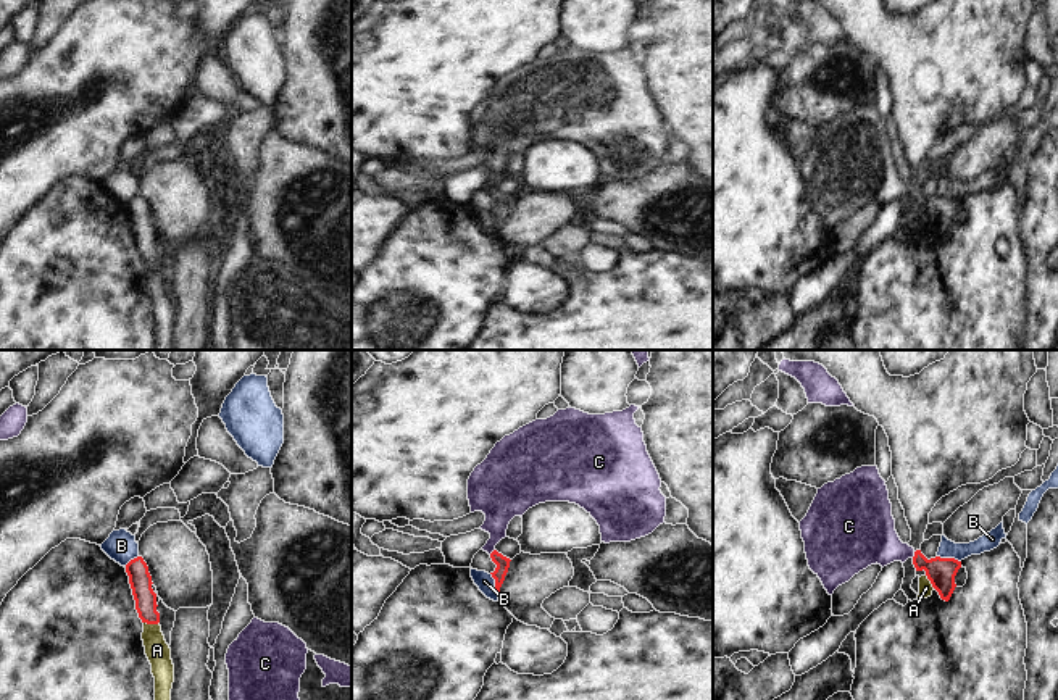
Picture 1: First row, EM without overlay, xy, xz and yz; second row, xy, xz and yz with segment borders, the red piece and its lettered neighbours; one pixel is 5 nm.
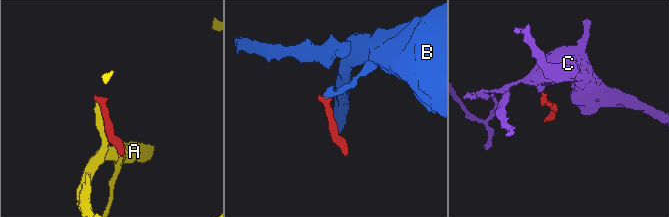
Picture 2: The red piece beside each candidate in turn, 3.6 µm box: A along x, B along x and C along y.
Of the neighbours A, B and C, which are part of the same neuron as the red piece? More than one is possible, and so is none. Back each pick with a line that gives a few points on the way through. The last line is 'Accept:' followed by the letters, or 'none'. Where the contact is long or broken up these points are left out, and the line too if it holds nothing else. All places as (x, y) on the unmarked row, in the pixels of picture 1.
C: Path across: yz (941, 210), (923, 202), (915, 194), (884, 186), (868, 176)
Accept: C

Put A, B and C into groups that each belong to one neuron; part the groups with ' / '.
A / B / C

